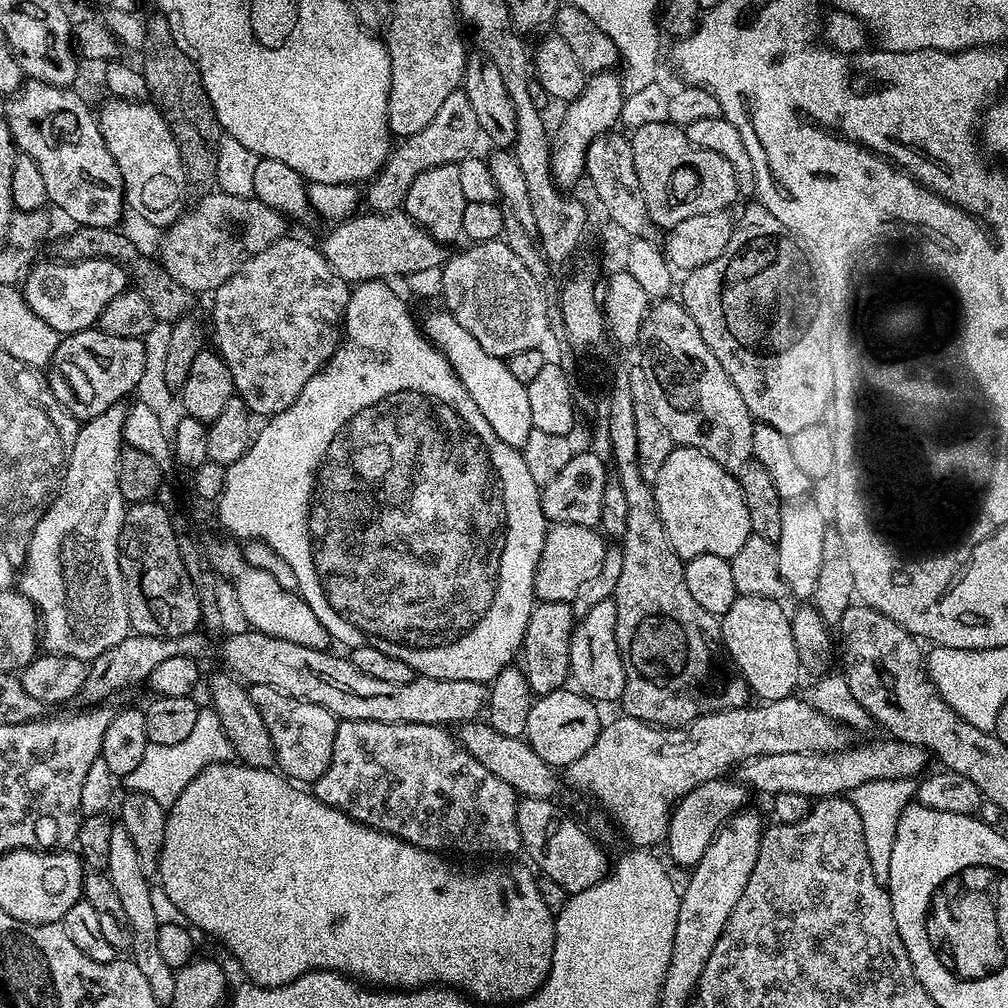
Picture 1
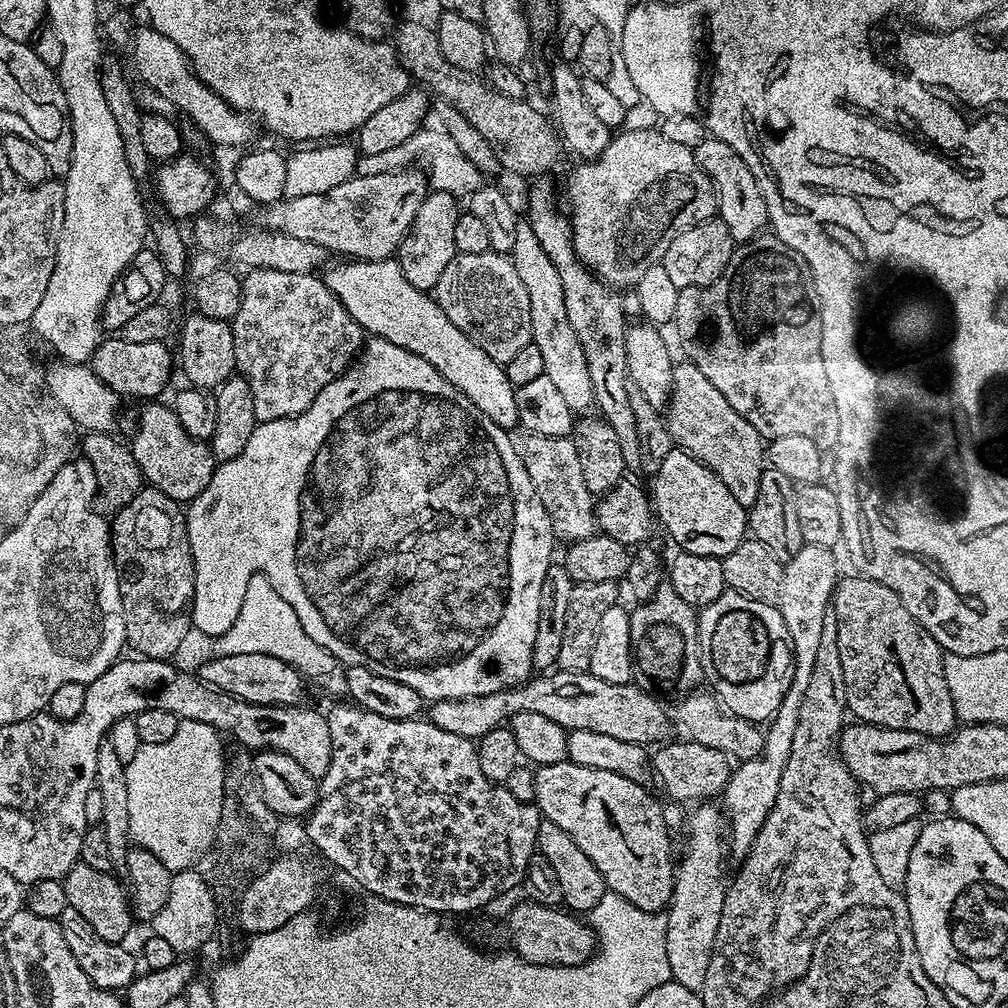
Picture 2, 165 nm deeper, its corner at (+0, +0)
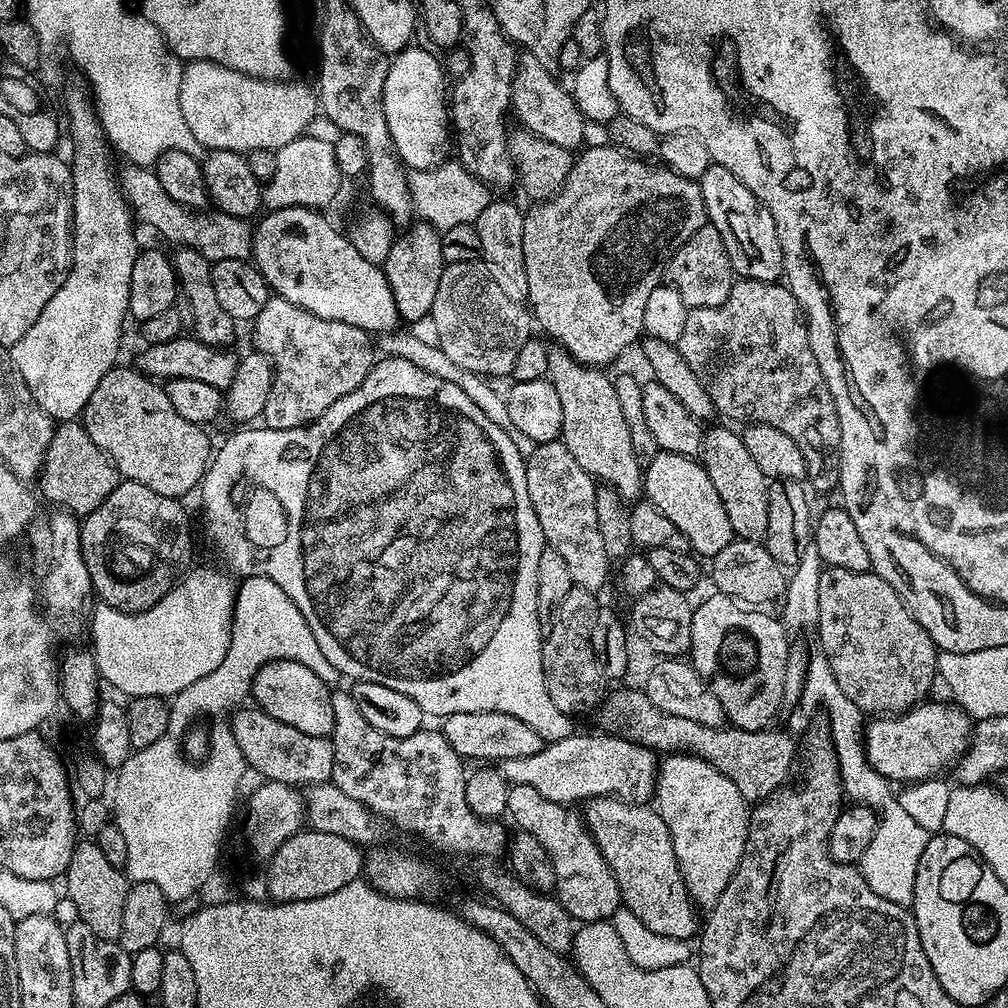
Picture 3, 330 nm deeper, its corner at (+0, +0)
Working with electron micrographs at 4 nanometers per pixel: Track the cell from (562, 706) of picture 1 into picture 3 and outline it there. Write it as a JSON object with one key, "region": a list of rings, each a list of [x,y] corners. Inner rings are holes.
{"region":[[[471,712],[470,714],[450,714],[443,717],[442,731],[446,742],[465,761],[499,762],[510,758],[530,758],[530,754],[538,754],[545,746],[534,726],[522,722],[522,718],[514,718],[514,714],[501,712]]]}

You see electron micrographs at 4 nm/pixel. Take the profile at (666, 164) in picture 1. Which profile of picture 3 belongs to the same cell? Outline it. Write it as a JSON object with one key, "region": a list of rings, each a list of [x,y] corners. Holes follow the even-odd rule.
{"region":[[[615,146],[608,148],[588,148],[577,155],[572,162],[572,169],[565,182],[557,190],[555,196],[540,203],[533,203],[524,212],[524,225],[522,226],[522,254],[519,259],[524,263],[524,280],[528,283],[528,300],[531,315],[535,323],[544,332],[553,336],[555,343],[565,348],[579,364],[589,366],[605,366],[611,360],[616,360],[632,343],[641,339],[644,332],[644,315],[646,314],[646,298],[650,298],[650,290],[654,290],[665,279],[668,264],[672,256],[695,234],[706,222],[704,199],[700,193],[699,183],[673,172],[671,168],[660,162],[649,162],[647,159],[633,156]]]}

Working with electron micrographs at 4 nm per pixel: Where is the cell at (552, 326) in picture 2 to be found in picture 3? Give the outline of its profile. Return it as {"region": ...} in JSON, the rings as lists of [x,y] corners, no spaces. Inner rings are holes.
{"region":[[[559,346],[549,347],[548,357],[547,379],[551,380],[554,390],[558,390],[558,398],[562,402],[560,435],[566,450],[570,450],[578,466],[582,466],[582,470],[589,472],[601,485],[614,489],[625,502],[635,501],[642,492],[642,462],[634,454],[630,426],[626,426],[618,394],[614,394],[613,377],[603,376],[599,367],[579,364],[565,348]]]}

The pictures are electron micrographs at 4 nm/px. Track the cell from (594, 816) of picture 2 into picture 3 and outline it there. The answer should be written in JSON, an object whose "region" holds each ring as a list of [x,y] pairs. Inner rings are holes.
{"region":[[[596,796],[583,805],[584,825],[602,850],[606,866],[618,882],[623,907],[638,916],[647,929],[665,938],[691,941],[698,932],[697,905],[684,885],[670,830],[655,807],[629,804],[614,796]]]}

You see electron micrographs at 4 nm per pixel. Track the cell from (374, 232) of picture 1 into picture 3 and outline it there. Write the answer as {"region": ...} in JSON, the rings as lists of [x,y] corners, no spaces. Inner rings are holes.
{"region":[[[125,163],[123,167],[124,169],[119,169],[118,172],[120,192],[124,196],[124,201],[128,203],[128,207],[132,209],[133,217],[139,223],[141,220],[146,227],[153,228],[162,239],[169,240],[172,246],[198,250],[198,254],[202,254],[213,262],[217,260],[248,260],[251,257],[254,228],[248,220],[231,216],[219,210],[197,210],[182,206],[178,202],[174,202],[174,198],[170,198],[170,194],[166,194],[162,182],[158,182],[155,171],[151,167],[129,163]]]}

